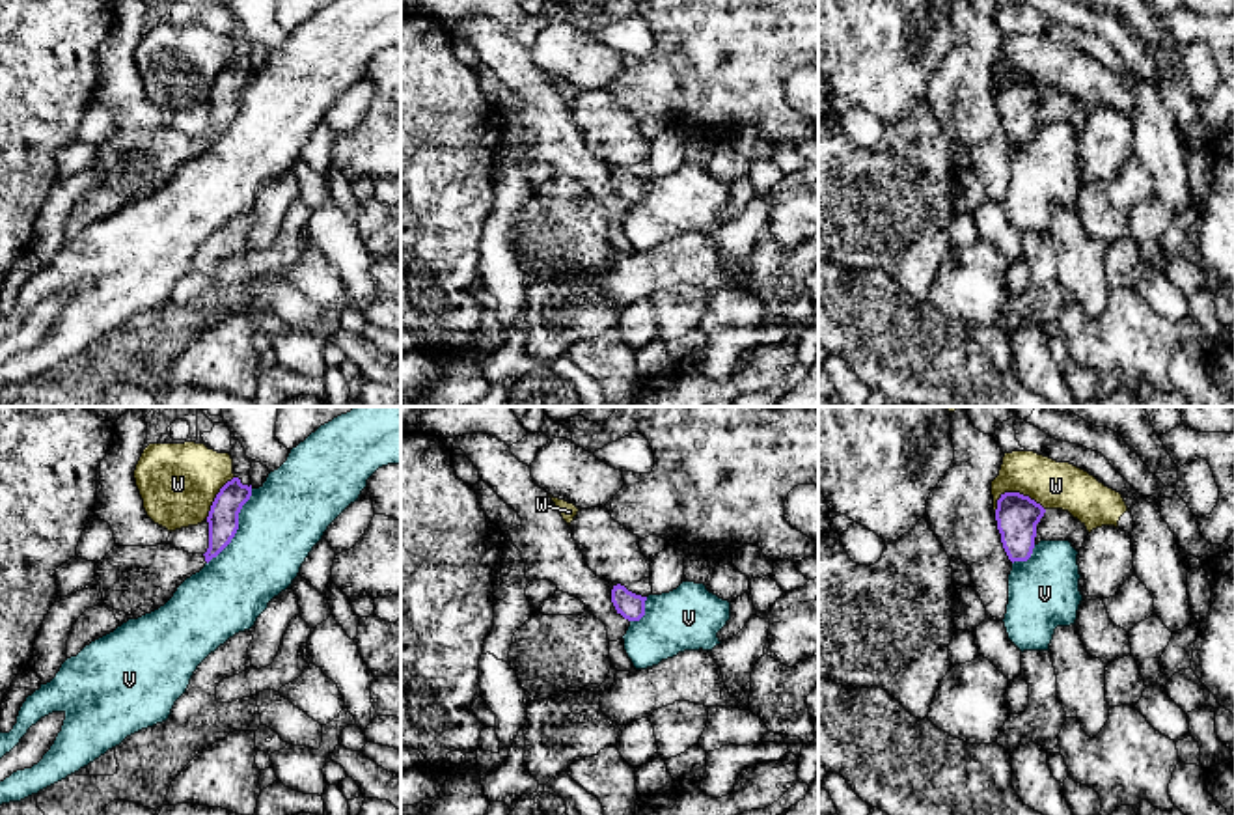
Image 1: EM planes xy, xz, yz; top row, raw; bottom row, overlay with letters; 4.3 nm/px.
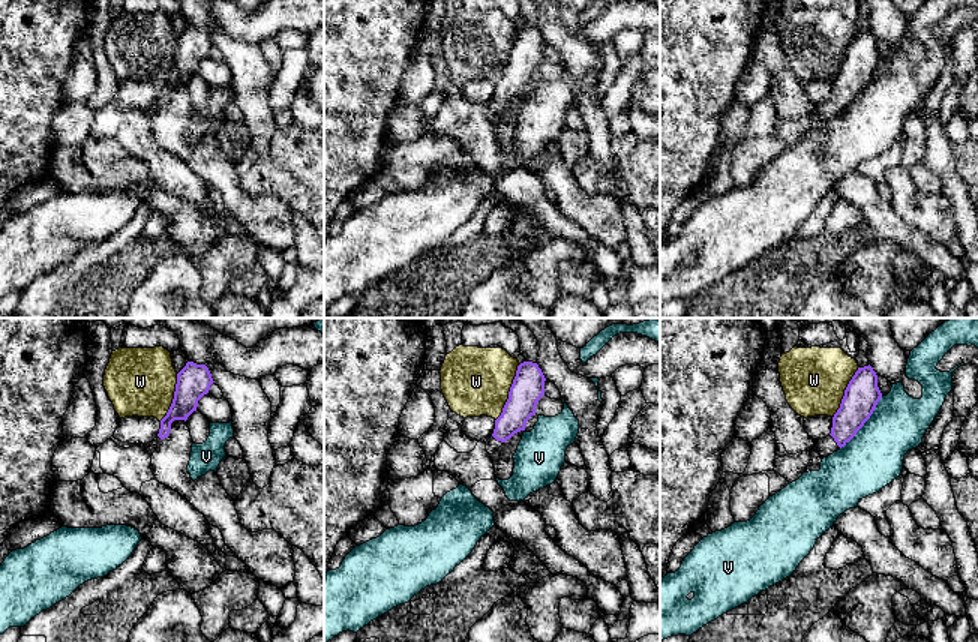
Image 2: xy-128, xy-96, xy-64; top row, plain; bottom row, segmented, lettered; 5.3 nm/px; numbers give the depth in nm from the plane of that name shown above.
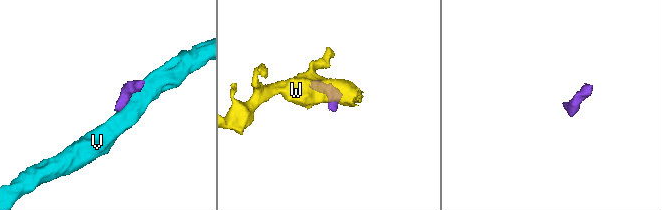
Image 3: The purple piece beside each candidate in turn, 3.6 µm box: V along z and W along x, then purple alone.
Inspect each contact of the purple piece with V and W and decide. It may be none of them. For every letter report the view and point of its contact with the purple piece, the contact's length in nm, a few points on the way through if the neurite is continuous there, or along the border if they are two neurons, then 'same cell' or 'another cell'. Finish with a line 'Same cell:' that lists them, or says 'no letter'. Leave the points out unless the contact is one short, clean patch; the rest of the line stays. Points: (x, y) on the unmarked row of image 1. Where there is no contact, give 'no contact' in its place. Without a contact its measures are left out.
V: contact xy (237, 109); length 380 nm; border xy (252, 71), (239, 96), (235, 118), (207, 146); another cell
W: contact yz (1014, 75); length 220 nm; border yz (1044, 92), (1028, 79), (1005, 75), (994, 94); another cell
Same cell: no letter

